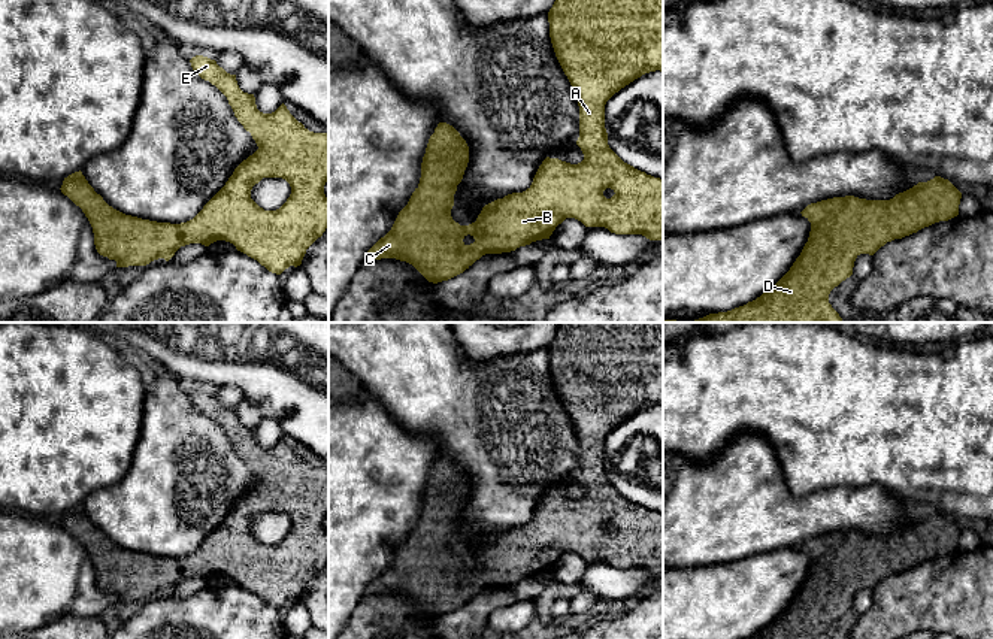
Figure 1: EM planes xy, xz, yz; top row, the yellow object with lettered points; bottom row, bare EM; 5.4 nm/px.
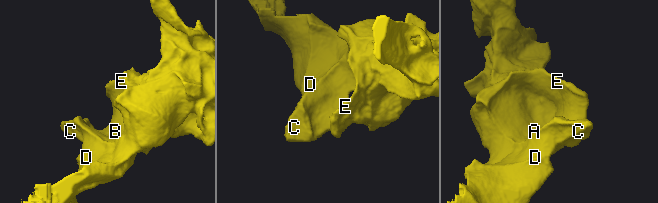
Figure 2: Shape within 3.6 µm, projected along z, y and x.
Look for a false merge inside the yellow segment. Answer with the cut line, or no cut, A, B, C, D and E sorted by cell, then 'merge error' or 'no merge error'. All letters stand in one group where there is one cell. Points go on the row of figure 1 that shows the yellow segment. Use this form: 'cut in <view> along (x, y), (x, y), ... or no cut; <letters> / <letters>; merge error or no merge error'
no cut; A B C D E; no merge error

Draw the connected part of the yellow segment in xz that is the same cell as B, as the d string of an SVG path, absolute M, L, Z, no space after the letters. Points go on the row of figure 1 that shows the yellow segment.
M555 0L548 12L548 22L555 57L578 99L576 145L584 160L570 164L547 157L526 191L485 205L475 222L460 225L452 219L451 209L457 185L469 163L469 146L452 125L439 122L423 157L418 187L399 212L391 230L367 251L364 263L396 258L412 264L429 282L438 284L463 273L485 254L511 252L532 242L550 239L566 218L575 218L585 227L605 227L615 234L642 234L650 240L663 240L663 179L624 163L609 148L605 128L605 105L615 93L645 73L663 72L663 0Z

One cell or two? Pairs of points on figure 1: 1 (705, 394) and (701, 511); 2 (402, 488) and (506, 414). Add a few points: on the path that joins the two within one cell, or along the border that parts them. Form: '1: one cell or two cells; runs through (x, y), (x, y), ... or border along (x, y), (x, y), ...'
1: two cells; border along (730, 442), (699, 463), (678, 454)
2: two cells; border along (411, 433), (429, 436), (436, 444), (439, 456)

